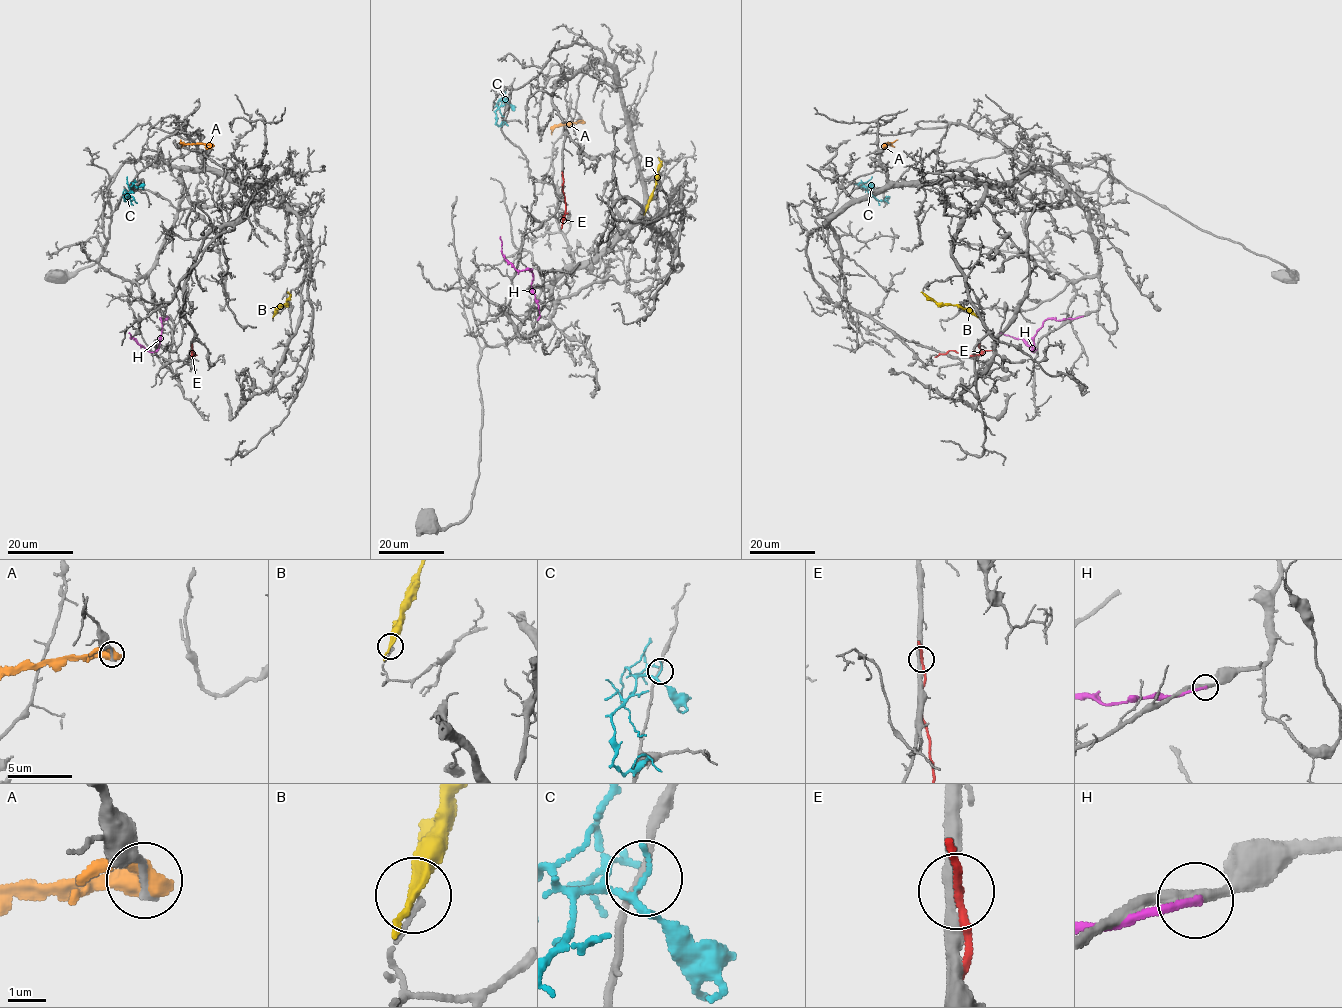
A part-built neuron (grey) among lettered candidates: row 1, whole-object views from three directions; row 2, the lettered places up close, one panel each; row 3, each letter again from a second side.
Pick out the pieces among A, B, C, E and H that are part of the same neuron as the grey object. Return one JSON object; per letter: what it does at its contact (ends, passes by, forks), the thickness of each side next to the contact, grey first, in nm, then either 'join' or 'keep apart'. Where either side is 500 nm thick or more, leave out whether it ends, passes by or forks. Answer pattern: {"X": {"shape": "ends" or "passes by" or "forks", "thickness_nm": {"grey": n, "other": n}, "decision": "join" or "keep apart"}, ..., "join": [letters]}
{"A": {"thickness_nm": {"grey": 200, "other": 600}, "decision": "keep apart"}, "B": {"shape": "passes by", "thickness_nm": {"grey": 140, "other": 320}, "decision": "keep apart"}, "C": {"shape": "passes by", "thickness_nm": {"grey": 190, "other": 160}, "decision": "keep apart"}, "E": {"shape": "passes by", "thickness_nm": {"grey": 360, "other": 160}, "decision": "keep apart"}, "H": {"shape": "ends", "thickness_nm": {"grey": 320, "other": 200}, "decision": "keep apart"}, "join": []}

